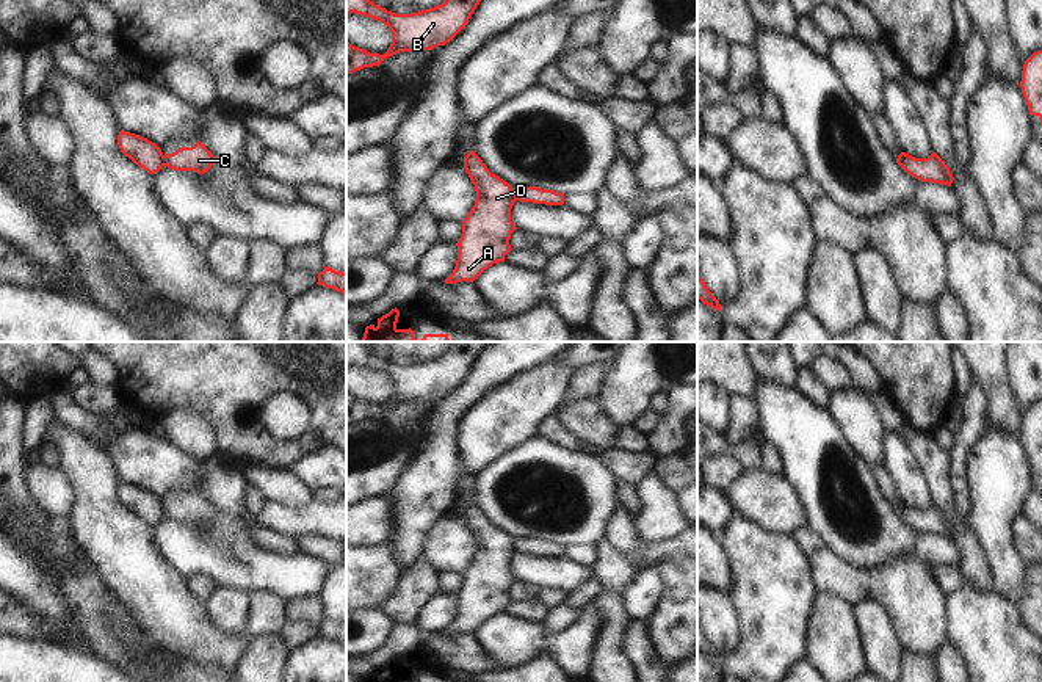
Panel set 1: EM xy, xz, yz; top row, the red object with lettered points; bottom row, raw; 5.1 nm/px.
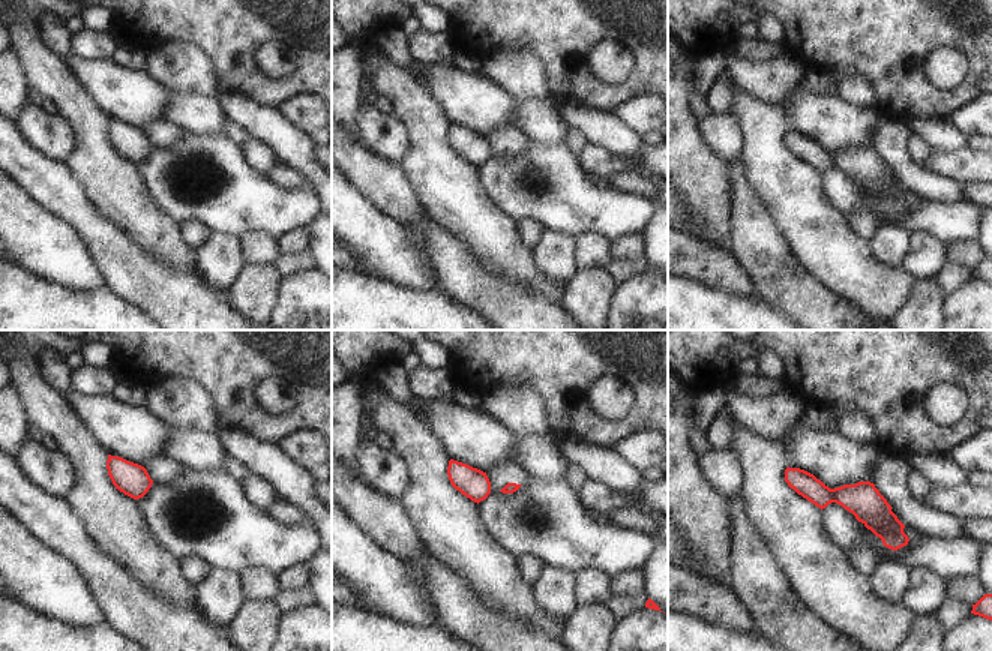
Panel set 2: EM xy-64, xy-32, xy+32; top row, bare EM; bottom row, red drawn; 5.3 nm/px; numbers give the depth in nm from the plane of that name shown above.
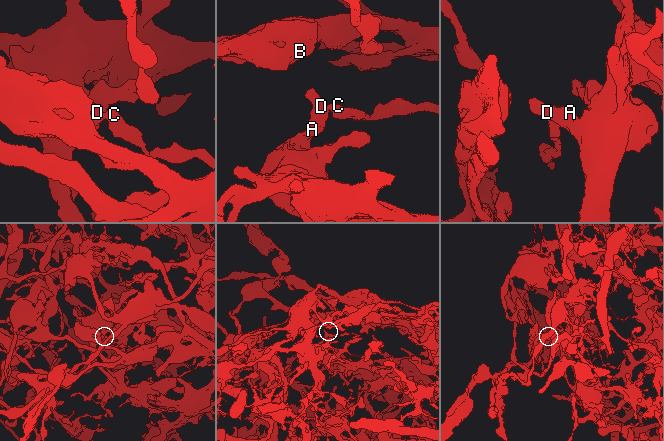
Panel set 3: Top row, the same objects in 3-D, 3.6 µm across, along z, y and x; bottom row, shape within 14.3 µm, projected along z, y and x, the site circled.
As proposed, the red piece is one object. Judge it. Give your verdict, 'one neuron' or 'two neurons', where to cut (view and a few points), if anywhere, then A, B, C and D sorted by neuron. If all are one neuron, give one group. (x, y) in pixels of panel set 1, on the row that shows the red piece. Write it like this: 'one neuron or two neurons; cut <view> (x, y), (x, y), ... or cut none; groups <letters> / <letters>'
two neurons; cut xy (163, 155), (166, 165); groups A B D / C

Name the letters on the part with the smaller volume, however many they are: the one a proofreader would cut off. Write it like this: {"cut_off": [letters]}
{"cut_off": ["C"]}

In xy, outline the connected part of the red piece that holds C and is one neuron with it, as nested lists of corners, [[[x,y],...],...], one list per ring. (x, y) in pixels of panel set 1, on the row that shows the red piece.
[[[199,141],[191,147],[179,147],[172,154],[165,155],[165,163],[174,171],[207,172],[213,165],[212,152]]]

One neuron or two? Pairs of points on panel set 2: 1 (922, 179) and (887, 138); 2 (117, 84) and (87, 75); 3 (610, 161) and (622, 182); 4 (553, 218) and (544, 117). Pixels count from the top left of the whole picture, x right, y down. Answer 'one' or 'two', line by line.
1: one
2: one
3: two
4: two

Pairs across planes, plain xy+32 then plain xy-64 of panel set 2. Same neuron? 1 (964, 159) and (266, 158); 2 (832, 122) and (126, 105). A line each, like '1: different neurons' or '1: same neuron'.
1: same neuron
2: same neuron

